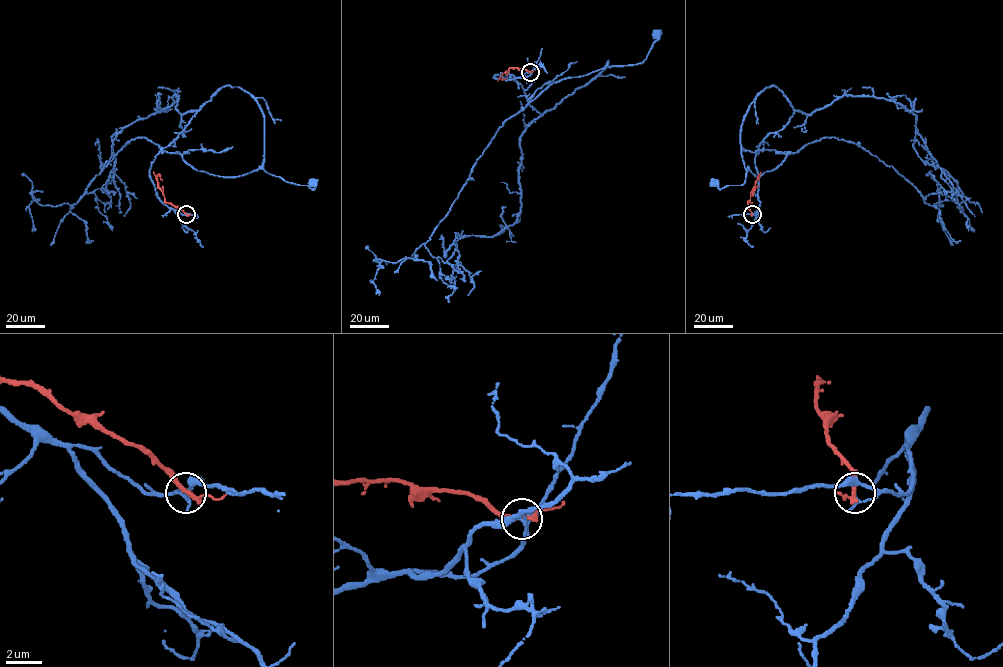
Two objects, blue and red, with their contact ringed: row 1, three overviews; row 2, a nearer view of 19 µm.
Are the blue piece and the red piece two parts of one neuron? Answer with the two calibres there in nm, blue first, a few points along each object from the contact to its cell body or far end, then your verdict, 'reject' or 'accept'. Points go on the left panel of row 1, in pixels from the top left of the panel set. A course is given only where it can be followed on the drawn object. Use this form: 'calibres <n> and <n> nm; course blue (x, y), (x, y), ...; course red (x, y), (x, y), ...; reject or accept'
calibres 150 and 240 nm; course blue (186, 215), (157, 195), (151, 163), (226, 85), (240, 87), (259, 105), (265, 171), (311, 189), (312, 183); course red (186, 214), (164, 199), (158, 186), (158, 174), (162, 180); reject

